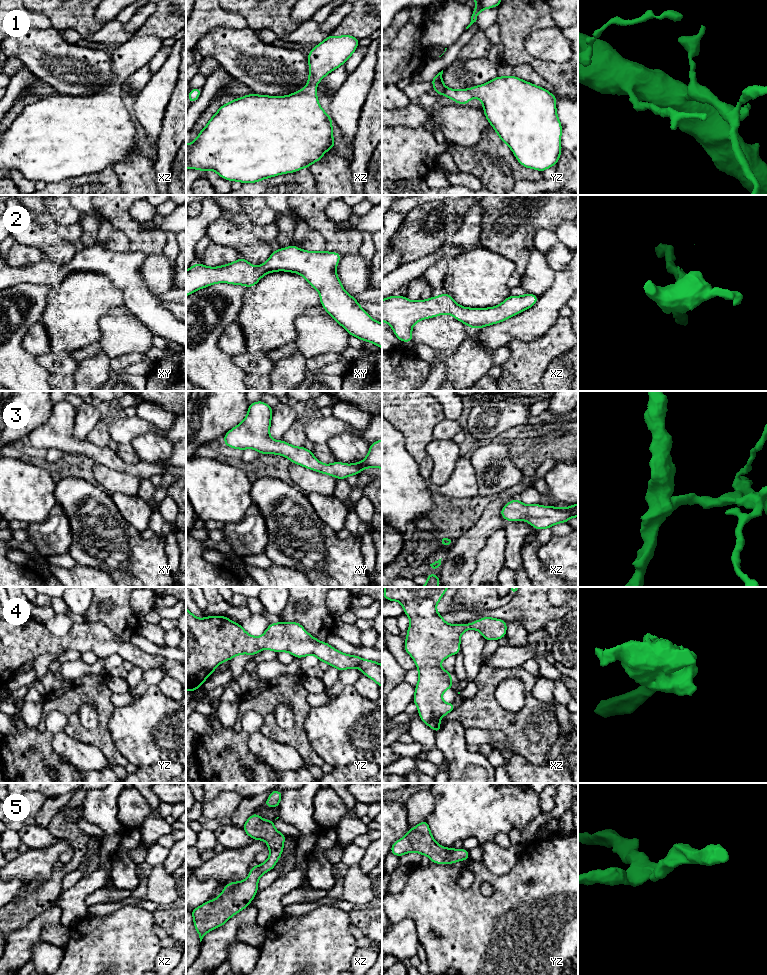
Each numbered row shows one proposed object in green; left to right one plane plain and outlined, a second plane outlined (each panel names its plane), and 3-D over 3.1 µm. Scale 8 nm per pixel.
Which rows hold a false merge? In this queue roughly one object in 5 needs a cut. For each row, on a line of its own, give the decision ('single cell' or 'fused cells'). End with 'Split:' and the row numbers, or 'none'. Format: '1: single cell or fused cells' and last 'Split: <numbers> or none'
1: single cell
2: single cell
3: single cell
4: single cell
5: single cell
Split: none

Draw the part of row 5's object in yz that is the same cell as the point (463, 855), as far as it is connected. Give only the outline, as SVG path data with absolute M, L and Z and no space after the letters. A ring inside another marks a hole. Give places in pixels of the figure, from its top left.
M422 820L416 827L409 828L408 833L400 840L396 840L391 847L390 854L398 857L406 853L417 852L427 855L435 864L454 864L458 860L470 859L468 850L444 848L433 838L427 820Z

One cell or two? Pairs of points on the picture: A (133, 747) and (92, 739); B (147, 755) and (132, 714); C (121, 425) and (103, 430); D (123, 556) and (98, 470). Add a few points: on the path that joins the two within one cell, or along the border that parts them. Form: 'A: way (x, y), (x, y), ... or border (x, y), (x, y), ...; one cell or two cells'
A: border (108, 720), (108, 729), (114, 746), (128, 762); two cells
B: way (146, 745), (145, 727), (142, 724); one cell
C: border (107, 423), (111, 439); two cells
D: border (101, 487), (110, 495); two cells

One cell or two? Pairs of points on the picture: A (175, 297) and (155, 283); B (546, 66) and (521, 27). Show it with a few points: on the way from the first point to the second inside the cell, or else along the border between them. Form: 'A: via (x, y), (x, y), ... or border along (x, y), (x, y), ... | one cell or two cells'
A: border along (174, 286), (158, 296) | two cells
B: via (534, 63), (519, 50), (519, 39) | one cell

